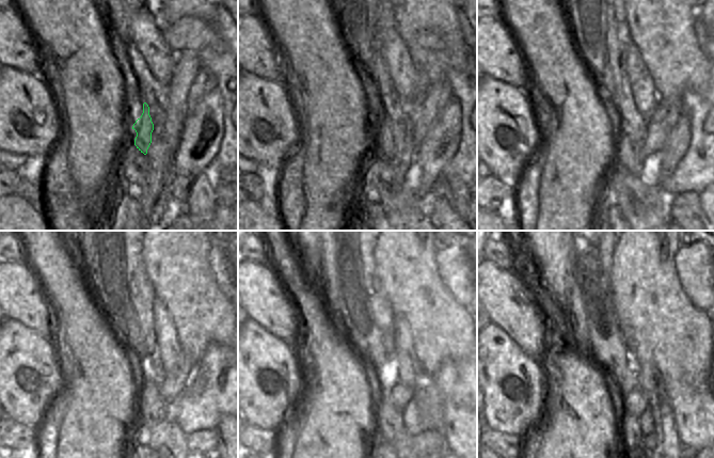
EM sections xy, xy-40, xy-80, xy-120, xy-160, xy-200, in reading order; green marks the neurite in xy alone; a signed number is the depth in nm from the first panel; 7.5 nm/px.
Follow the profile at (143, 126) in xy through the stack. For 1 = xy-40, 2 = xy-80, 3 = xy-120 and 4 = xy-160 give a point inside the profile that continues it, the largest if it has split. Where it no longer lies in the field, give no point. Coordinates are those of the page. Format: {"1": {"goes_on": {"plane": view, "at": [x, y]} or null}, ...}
{"1": {"goes_on": {"plane": "xy-40", "at": [381, 138]}}, "2": {"goes_on": {"plane": "xy-80", "at": [624, 152]}}, "3": {"goes_on": {"plane": "xy-120", "at": [148, 398]}}, "4": {"goes_on": {"plane": "xy-160", "at": [383, 400]}}}

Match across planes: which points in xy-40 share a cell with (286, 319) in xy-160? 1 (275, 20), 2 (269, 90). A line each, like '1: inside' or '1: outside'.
1: outside
2: outside

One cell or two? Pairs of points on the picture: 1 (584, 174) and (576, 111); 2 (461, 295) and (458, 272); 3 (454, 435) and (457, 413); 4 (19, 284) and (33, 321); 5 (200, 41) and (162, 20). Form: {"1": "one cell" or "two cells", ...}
{"1": "one cell", "2": "one cell", "3": "one cell", "4": "one cell", "5": "two cells"}

